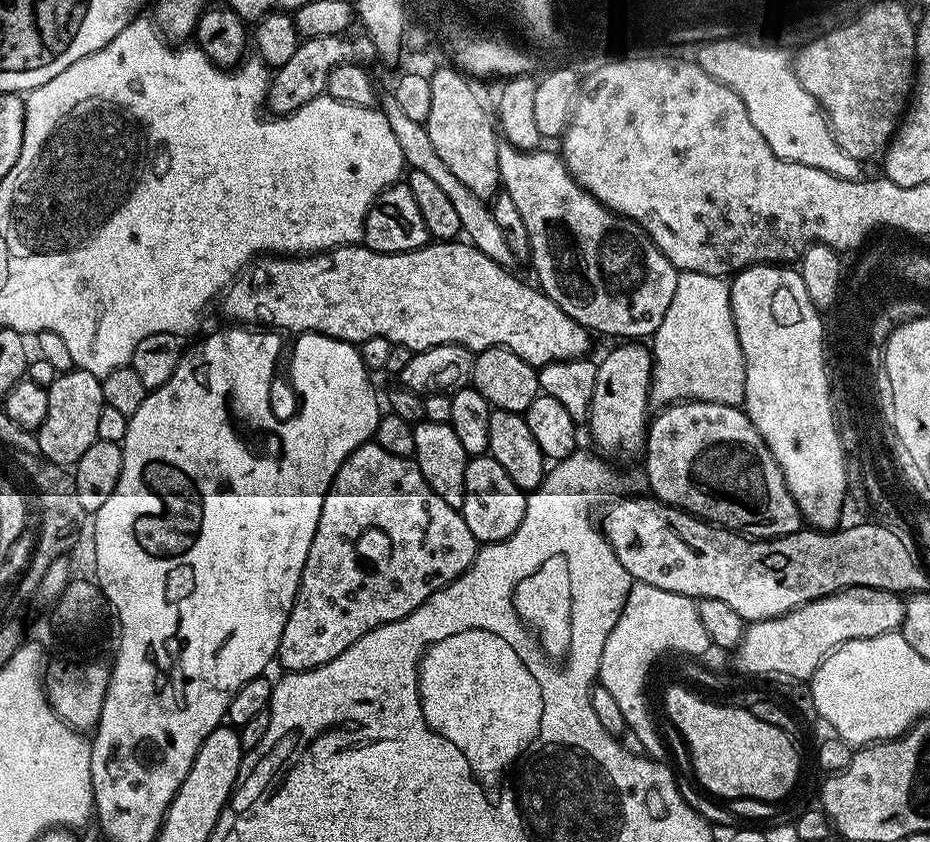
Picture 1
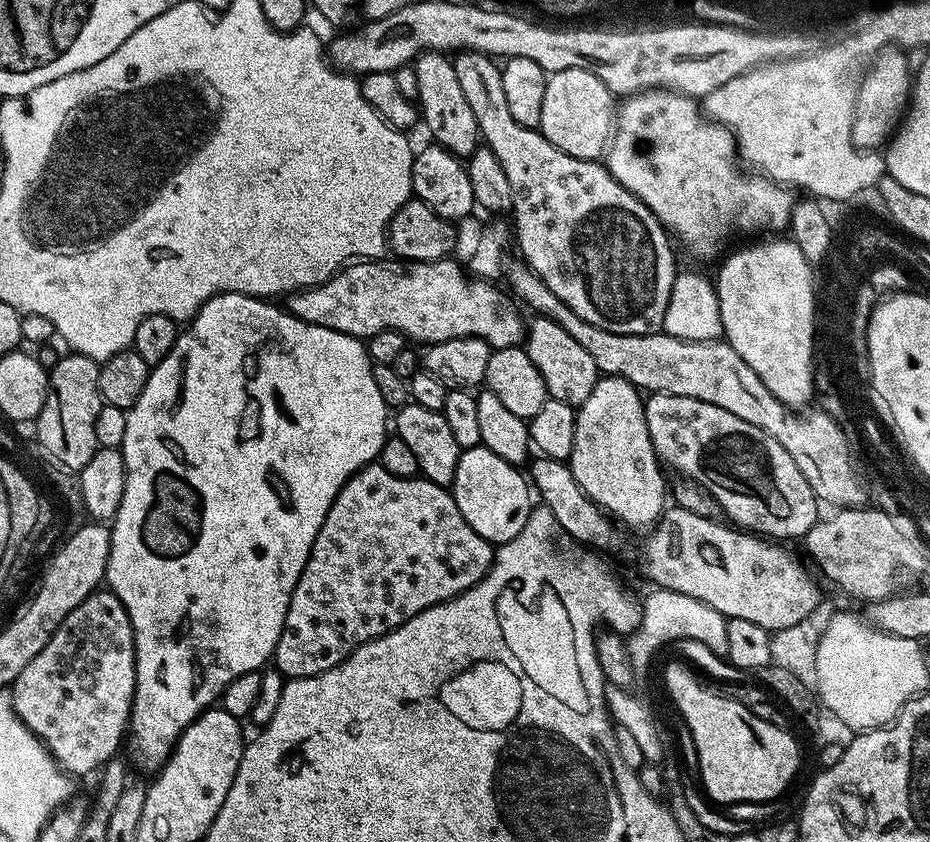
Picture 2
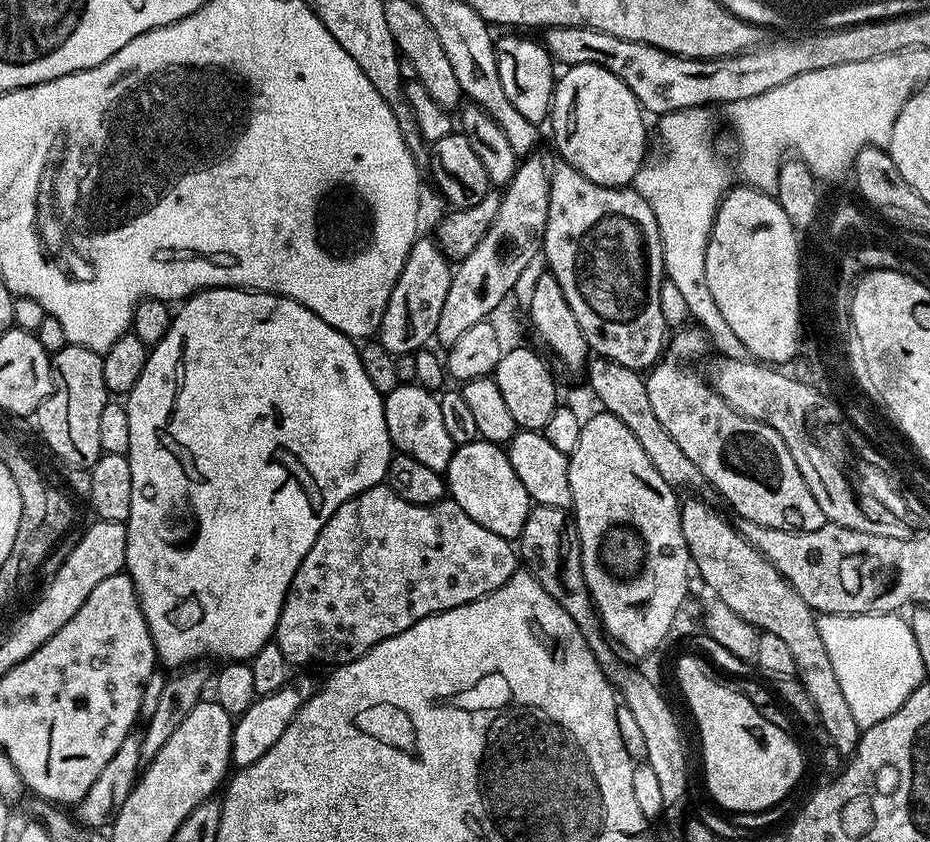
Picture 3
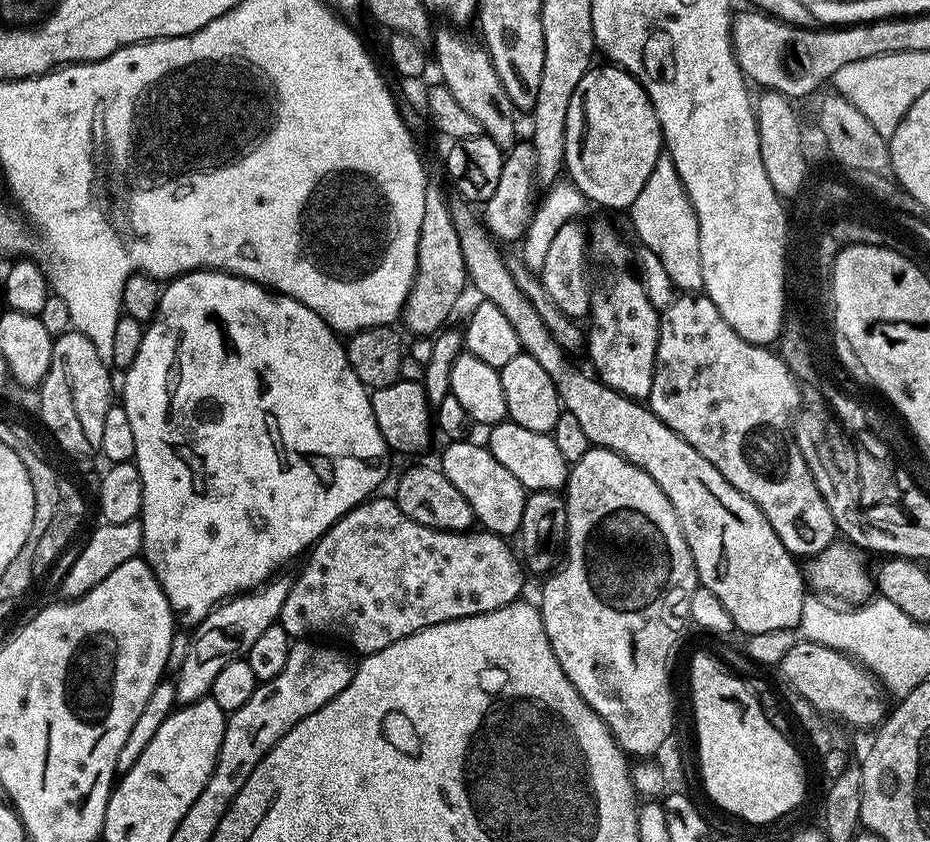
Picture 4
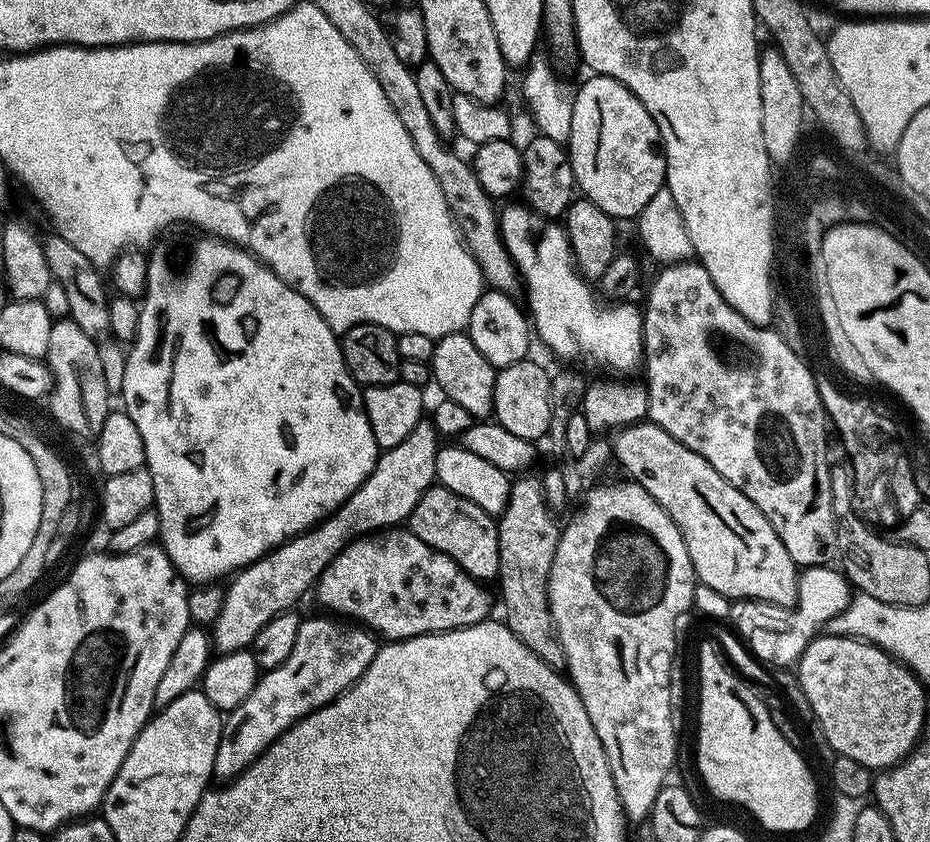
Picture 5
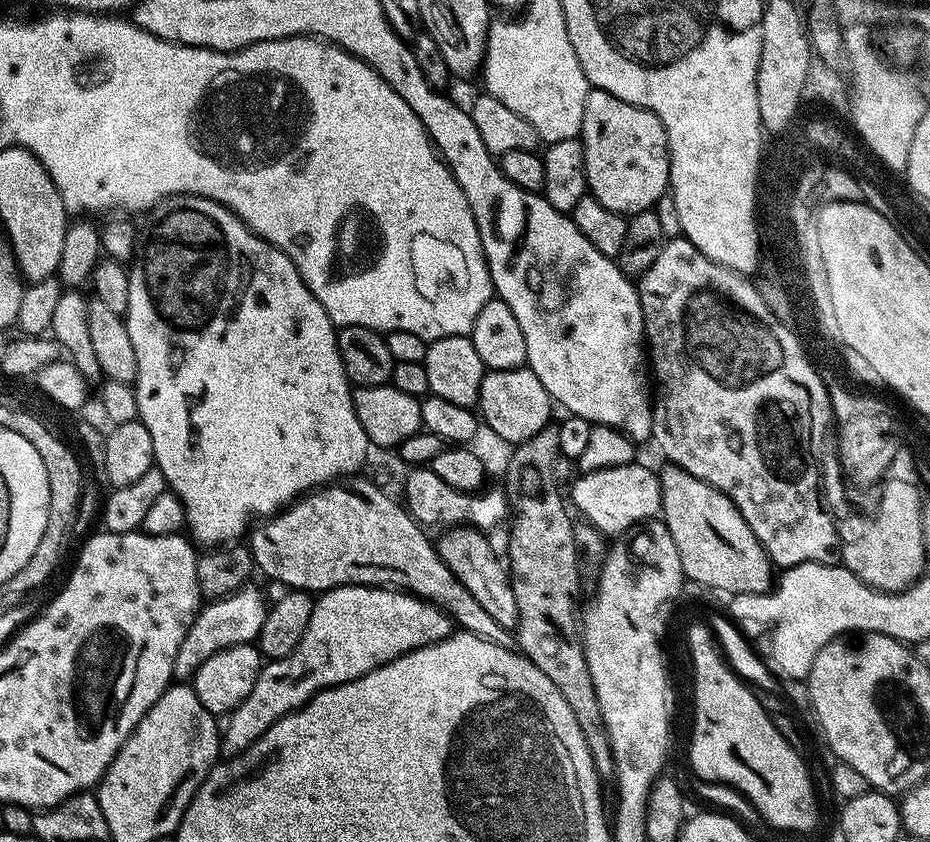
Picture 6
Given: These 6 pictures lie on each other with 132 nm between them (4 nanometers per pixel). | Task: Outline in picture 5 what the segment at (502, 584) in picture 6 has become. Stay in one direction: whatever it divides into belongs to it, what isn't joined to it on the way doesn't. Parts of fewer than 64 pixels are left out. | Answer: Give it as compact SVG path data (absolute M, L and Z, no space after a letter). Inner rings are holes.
M441 484L428 488L408 519L410 532L428 546L454 558L467 573L481 582L493 581L499 575L498 528L499 523L495 517Z

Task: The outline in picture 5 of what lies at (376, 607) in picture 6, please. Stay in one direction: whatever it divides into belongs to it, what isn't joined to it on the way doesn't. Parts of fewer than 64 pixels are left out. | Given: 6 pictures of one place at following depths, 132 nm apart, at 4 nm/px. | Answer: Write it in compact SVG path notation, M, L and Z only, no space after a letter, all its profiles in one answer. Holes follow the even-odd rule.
M312 616L309 620L308 617L301 619L298 626L298 639L294 642L294 650L290 650L290 658L286 658L282 666L267 669L254 686L254 690L250 690L250 698L246 698L242 706L238 706L233 712L223 717L218 754L214 754L214 770L212 771L217 781L227 782L241 776L285 730L297 724L304 716L338 699L363 674L366 666L374 662L378 640L373 633L355 622L345 622L340 618L324 616Z

